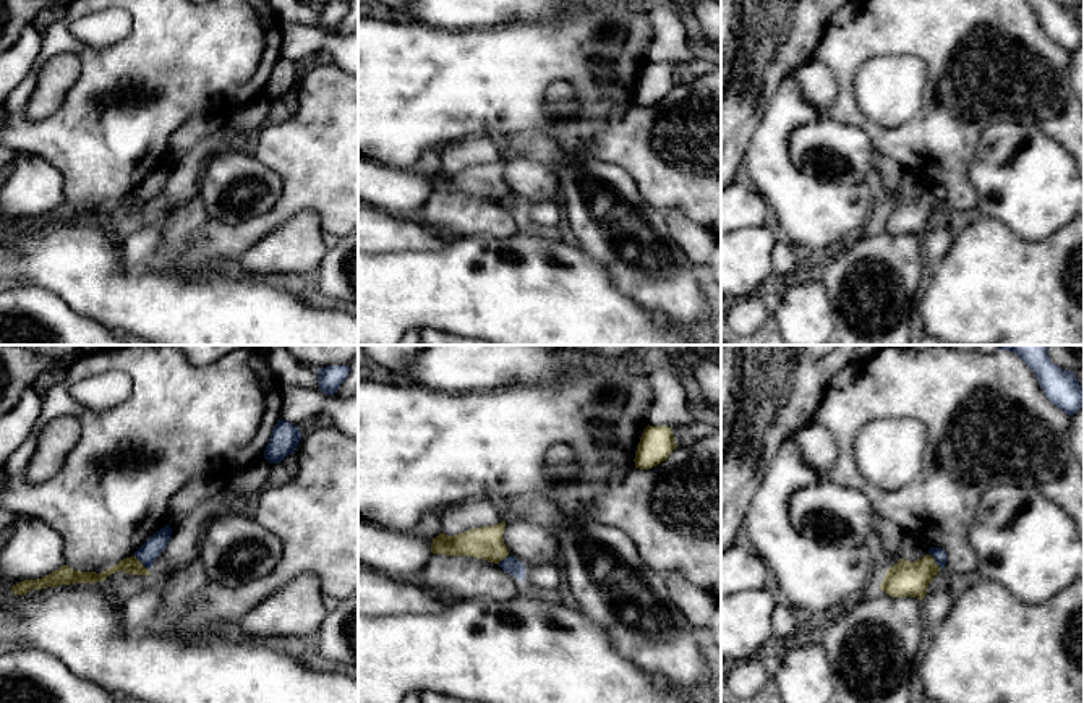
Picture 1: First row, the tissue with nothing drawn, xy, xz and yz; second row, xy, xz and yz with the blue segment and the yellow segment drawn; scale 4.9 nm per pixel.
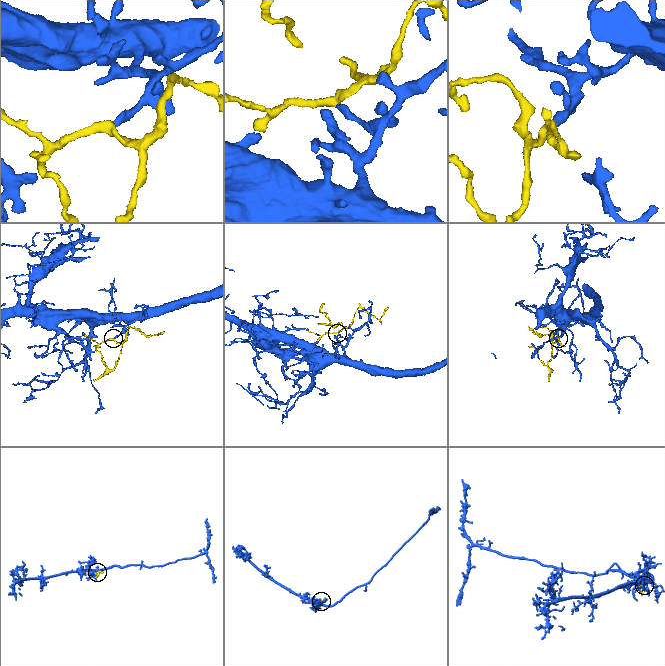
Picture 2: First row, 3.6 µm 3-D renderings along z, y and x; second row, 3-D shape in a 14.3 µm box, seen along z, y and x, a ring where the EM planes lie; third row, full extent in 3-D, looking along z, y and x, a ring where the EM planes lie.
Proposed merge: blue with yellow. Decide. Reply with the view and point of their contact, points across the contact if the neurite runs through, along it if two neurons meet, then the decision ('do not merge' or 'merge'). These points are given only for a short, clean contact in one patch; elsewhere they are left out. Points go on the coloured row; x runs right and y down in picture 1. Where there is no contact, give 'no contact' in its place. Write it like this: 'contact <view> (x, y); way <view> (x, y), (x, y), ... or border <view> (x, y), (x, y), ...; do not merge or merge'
contact xy (141, 562); border xy (133, 556), (148, 570); do not merge

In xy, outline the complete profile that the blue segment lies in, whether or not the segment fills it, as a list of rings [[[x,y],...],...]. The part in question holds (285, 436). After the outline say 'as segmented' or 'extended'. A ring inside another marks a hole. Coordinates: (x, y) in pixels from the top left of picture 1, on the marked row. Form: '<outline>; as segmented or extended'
[[[280,418],[272,429],[264,450],[264,458],[269,463],[280,463],[288,454],[295,454],[300,437],[298,428]]]; as segmented

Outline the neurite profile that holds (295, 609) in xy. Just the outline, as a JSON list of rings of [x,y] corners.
[[[305,573],[277,588],[254,606],[241,620],[245,638],[314,637],[327,614],[322,606],[319,580]]]

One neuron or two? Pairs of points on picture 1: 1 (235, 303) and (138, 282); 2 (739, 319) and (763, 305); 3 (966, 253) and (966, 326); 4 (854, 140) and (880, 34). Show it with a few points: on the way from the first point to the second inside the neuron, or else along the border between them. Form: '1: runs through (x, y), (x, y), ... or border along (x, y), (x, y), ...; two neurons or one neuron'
1: runs through (211, 303), (162, 303); one neuron
2: runs through (746, 316), (757, 308); one neuron
3: runs through (966, 271), (966, 308); one neuron
4: border along (825, 115), (859, 127), (879, 151); two neurons

